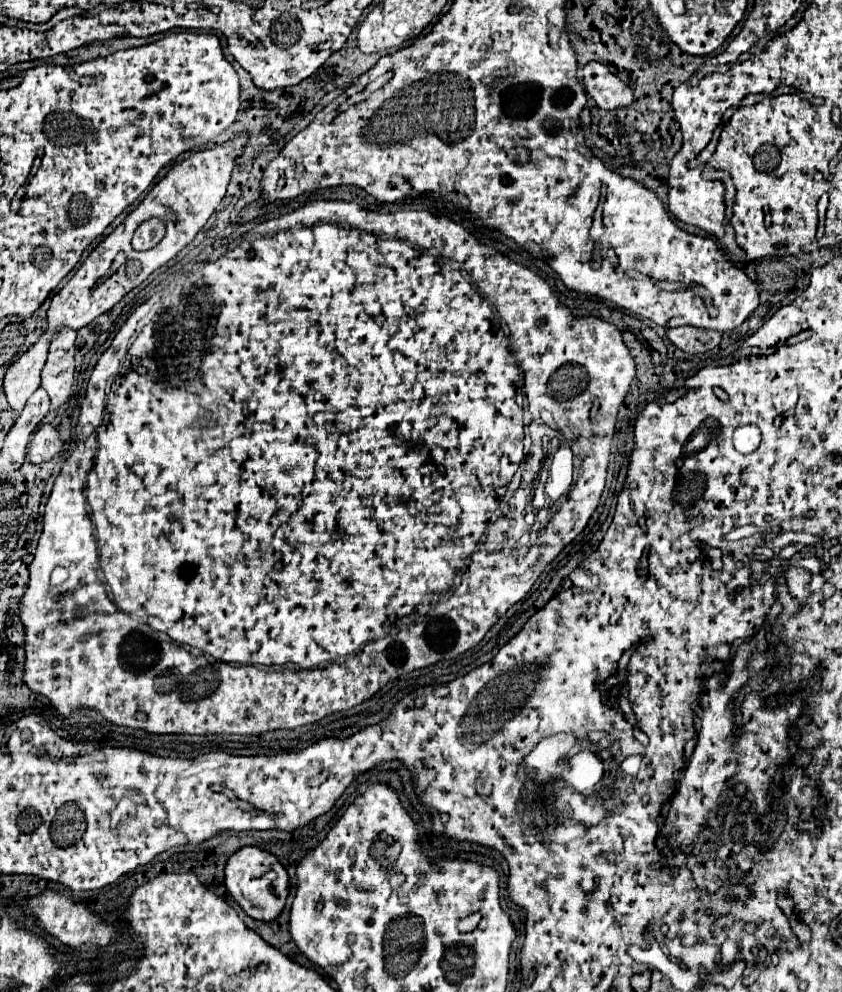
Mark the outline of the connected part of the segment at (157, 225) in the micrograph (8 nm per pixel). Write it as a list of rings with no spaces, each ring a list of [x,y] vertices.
[[[148,219],[144,221],[136,233],[134,233],[134,239],[132,239],[132,247],[136,251],[146,251],[146,249],[152,249],[156,247],[162,237],[166,235],[166,225],[162,219]]]

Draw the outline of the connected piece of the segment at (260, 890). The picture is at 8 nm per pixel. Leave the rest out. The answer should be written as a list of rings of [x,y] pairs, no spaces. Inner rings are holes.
[[[244,847],[228,859],[224,885],[226,885],[228,893],[232,895],[232,899],[244,909],[246,915],[250,915],[252,919],[258,919],[258,921],[274,921],[286,905],[286,897],[290,891],[290,877],[286,873],[284,865],[278,861],[278,857],[274,857],[272,853],[262,851],[258,847]],[[268,871],[274,871],[278,875],[278,879],[268,881],[264,877],[264,873],[268,873]]]

